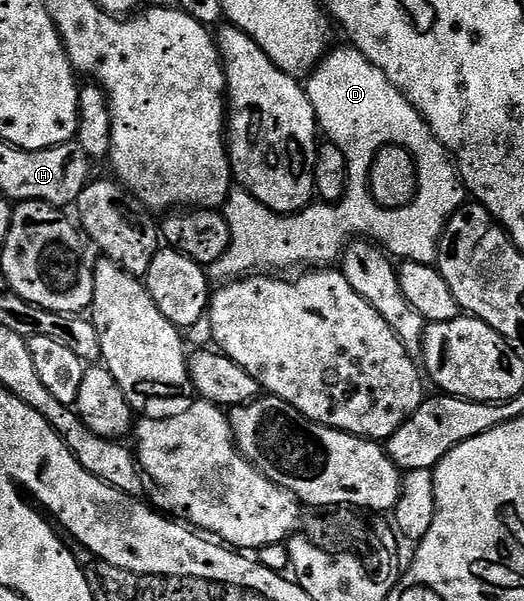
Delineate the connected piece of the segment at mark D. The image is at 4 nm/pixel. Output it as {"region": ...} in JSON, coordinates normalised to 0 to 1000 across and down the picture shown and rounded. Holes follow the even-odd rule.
{"region":[[[660,78],[662,82],[634,80],[624,93],[594,116],[590,126],[582,135],[582,146],[586,150],[586,163],[594,168],[594,176],[601,180],[601,198],[607,213],[613,216],[615,226],[626,235],[635,235],[643,245],[651,245],[651,251],[658,251],[658,265],[662,266],[662,316],[651,333],[637,338],[595,338],[582,348],[571,349],[569,354],[525,354],[513,344],[506,344],[496,334],[485,328],[481,321],[471,319],[469,314],[456,311],[447,316],[433,329],[433,339],[424,343],[422,353],[433,363],[437,371],[437,391],[441,403],[437,404],[437,418],[429,418],[429,424],[422,424],[422,431],[414,438],[399,443],[399,454],[405,463],[410,461],[418,471],[431,469],[435,464],[454,464],[473,458],[492,456],[496,451],[540,451],[532,448],[563,448],[569,441],[586,441],[578,444],[632,444],[653,429],[656,414],[662,413],[672,398],[698,398],[725,411],[729,411],[748,429],[761,434],[786,434],[788,438],[811,438],[813,441],[830,441],[838,426],[838,399],[845,389],[845,379],[853,376],[865,356],[868,356],[878,344],[887,338],[887,316],[884,313],[884,298],[876,291],[870,270],[865,266],[853,246],[834,233],[826,225],[826,218],[815,208],[815,200],[794,185],[786,175],[777,168],[775,158],[758,145],[750,145],[750,138],[742,138],[742,131],[735,123],[723,116],[718,108],[704,105],[704,98],[697,98],[697,92],[689,92],[683,82],[676,78]],[[729,241],[763,241],[769,248],[779,248],[788,258],[792,276],[800,286],[800,314],[792,321],[792,329],[773,344],[763,348],[731,348],[708,328],[708,313],[700,309],[700,293],[708,283],[708,273],[716,263],[718,251]]]}

